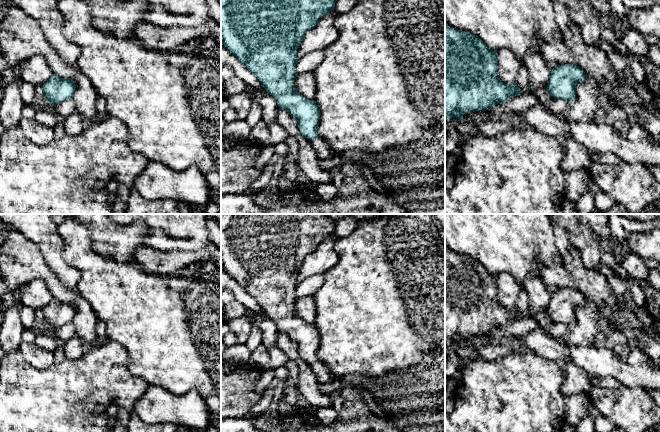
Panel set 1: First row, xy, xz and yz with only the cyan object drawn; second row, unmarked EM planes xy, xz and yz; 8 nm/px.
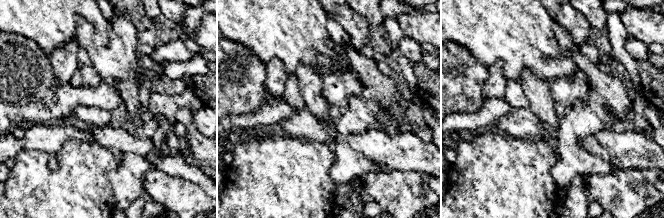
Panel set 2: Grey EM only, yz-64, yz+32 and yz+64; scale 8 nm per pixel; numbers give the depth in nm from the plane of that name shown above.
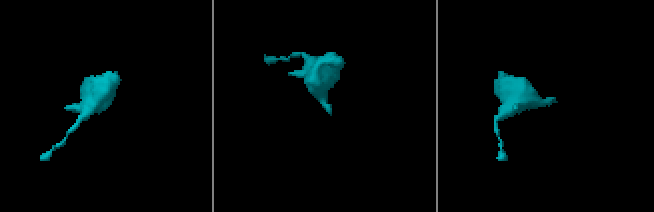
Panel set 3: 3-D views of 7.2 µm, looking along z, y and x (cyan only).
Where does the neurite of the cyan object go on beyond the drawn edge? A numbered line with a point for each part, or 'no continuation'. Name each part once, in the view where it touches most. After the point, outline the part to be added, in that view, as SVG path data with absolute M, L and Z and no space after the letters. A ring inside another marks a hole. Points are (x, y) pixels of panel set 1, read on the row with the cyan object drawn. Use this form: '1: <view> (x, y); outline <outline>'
1: xz (321, 147); outline M319 136L315 140L312 140L311 143L317 156L327 159L334 155L329 144L322 137Z

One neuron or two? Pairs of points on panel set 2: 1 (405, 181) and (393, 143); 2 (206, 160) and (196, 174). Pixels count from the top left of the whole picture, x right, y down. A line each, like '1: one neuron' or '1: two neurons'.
1: two neurons
2: two neurons

